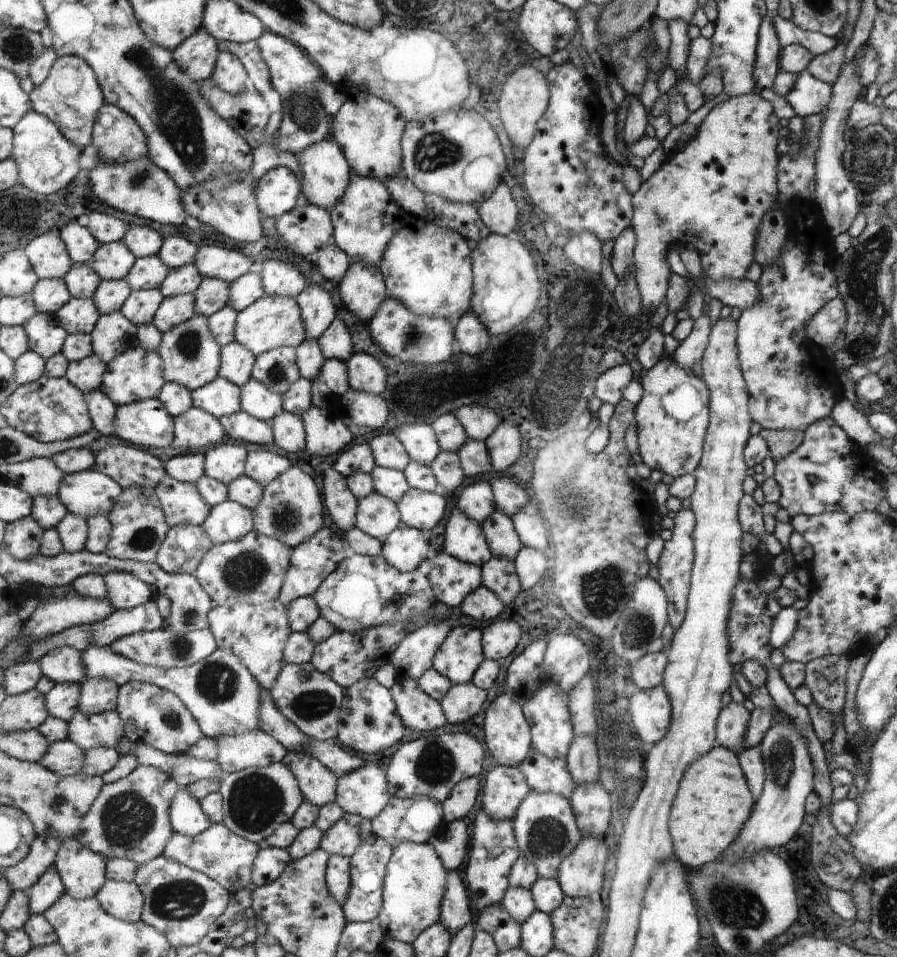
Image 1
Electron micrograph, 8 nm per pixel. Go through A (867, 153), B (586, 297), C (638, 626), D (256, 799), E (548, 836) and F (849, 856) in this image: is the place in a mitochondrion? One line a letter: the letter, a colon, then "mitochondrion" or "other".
A: mitochondrion
B: mitochondrion
C: mitochondrion
D: mitochondrion
E: mitochondrion
F: other

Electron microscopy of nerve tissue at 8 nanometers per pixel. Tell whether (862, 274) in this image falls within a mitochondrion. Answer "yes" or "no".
yes

